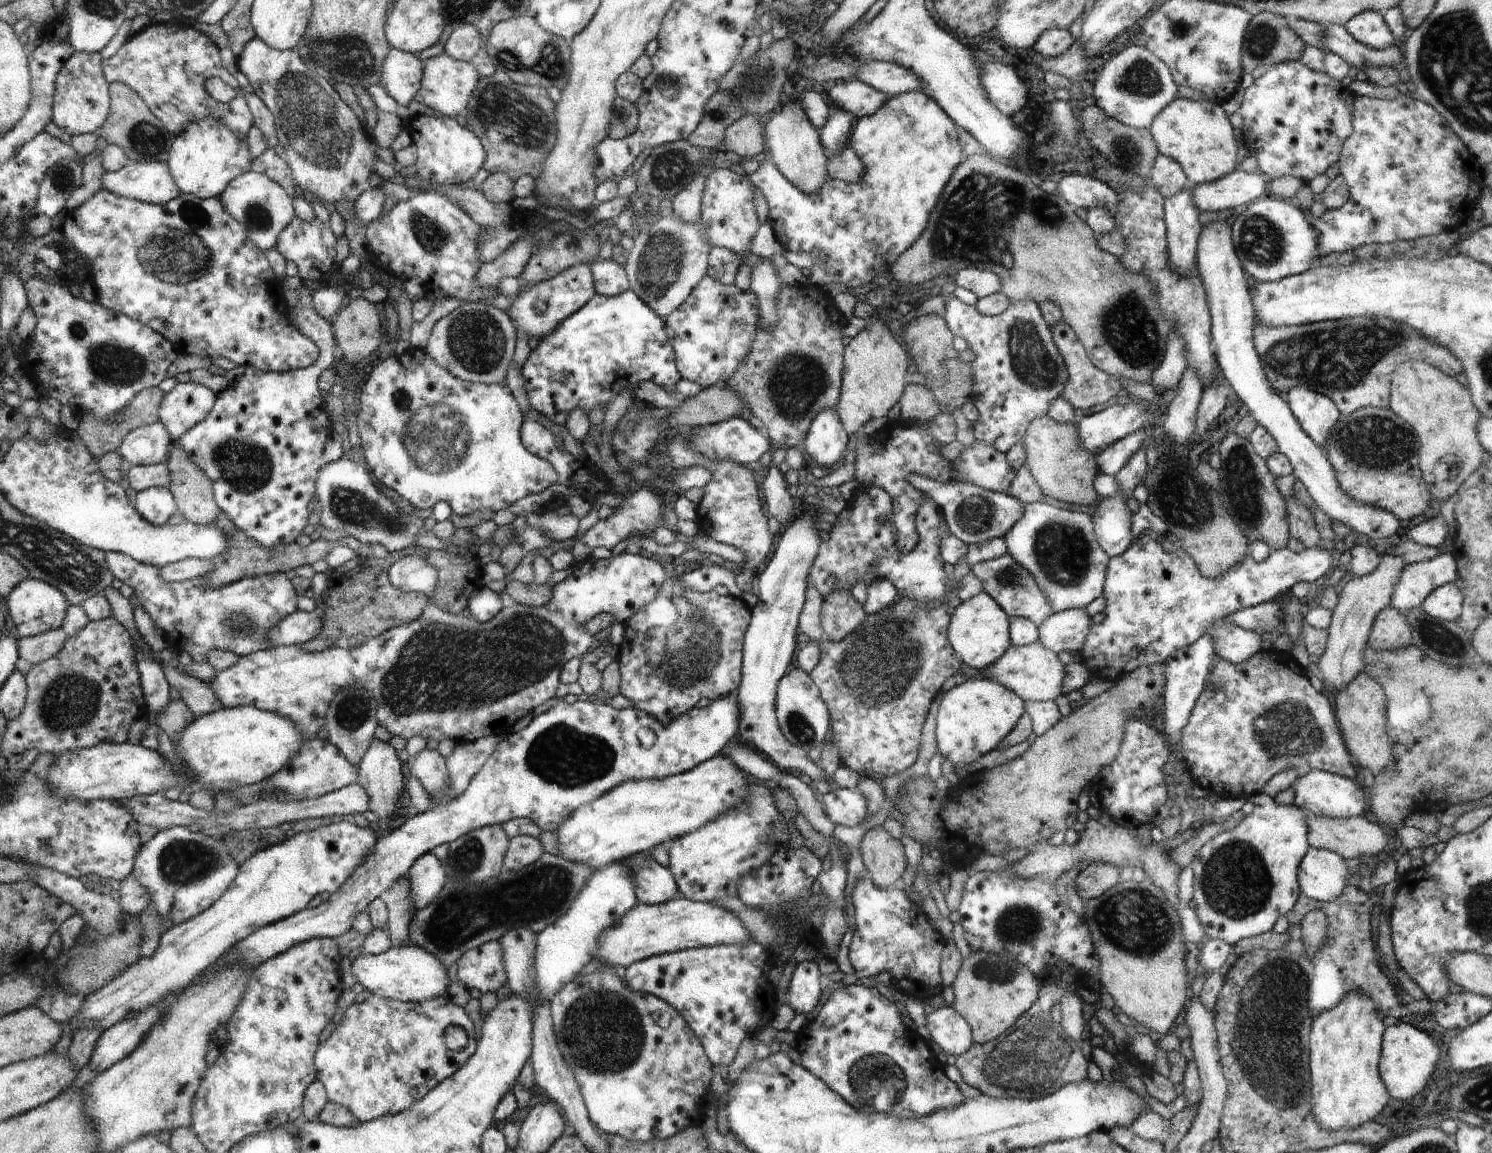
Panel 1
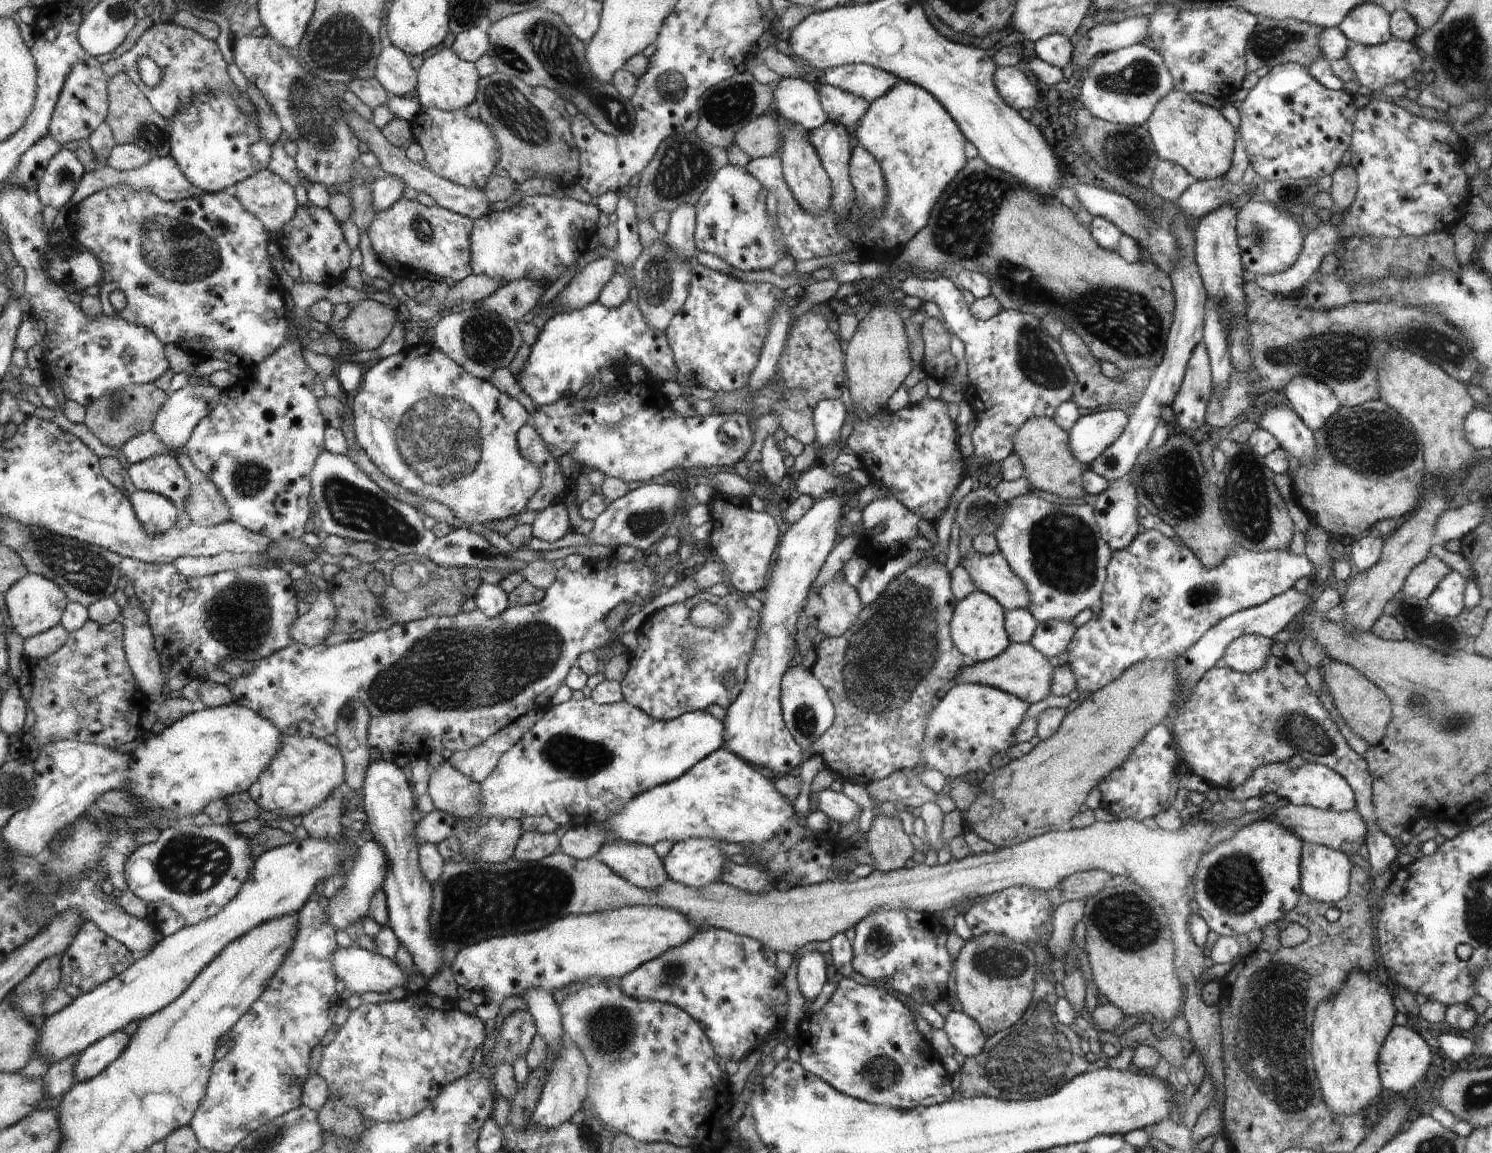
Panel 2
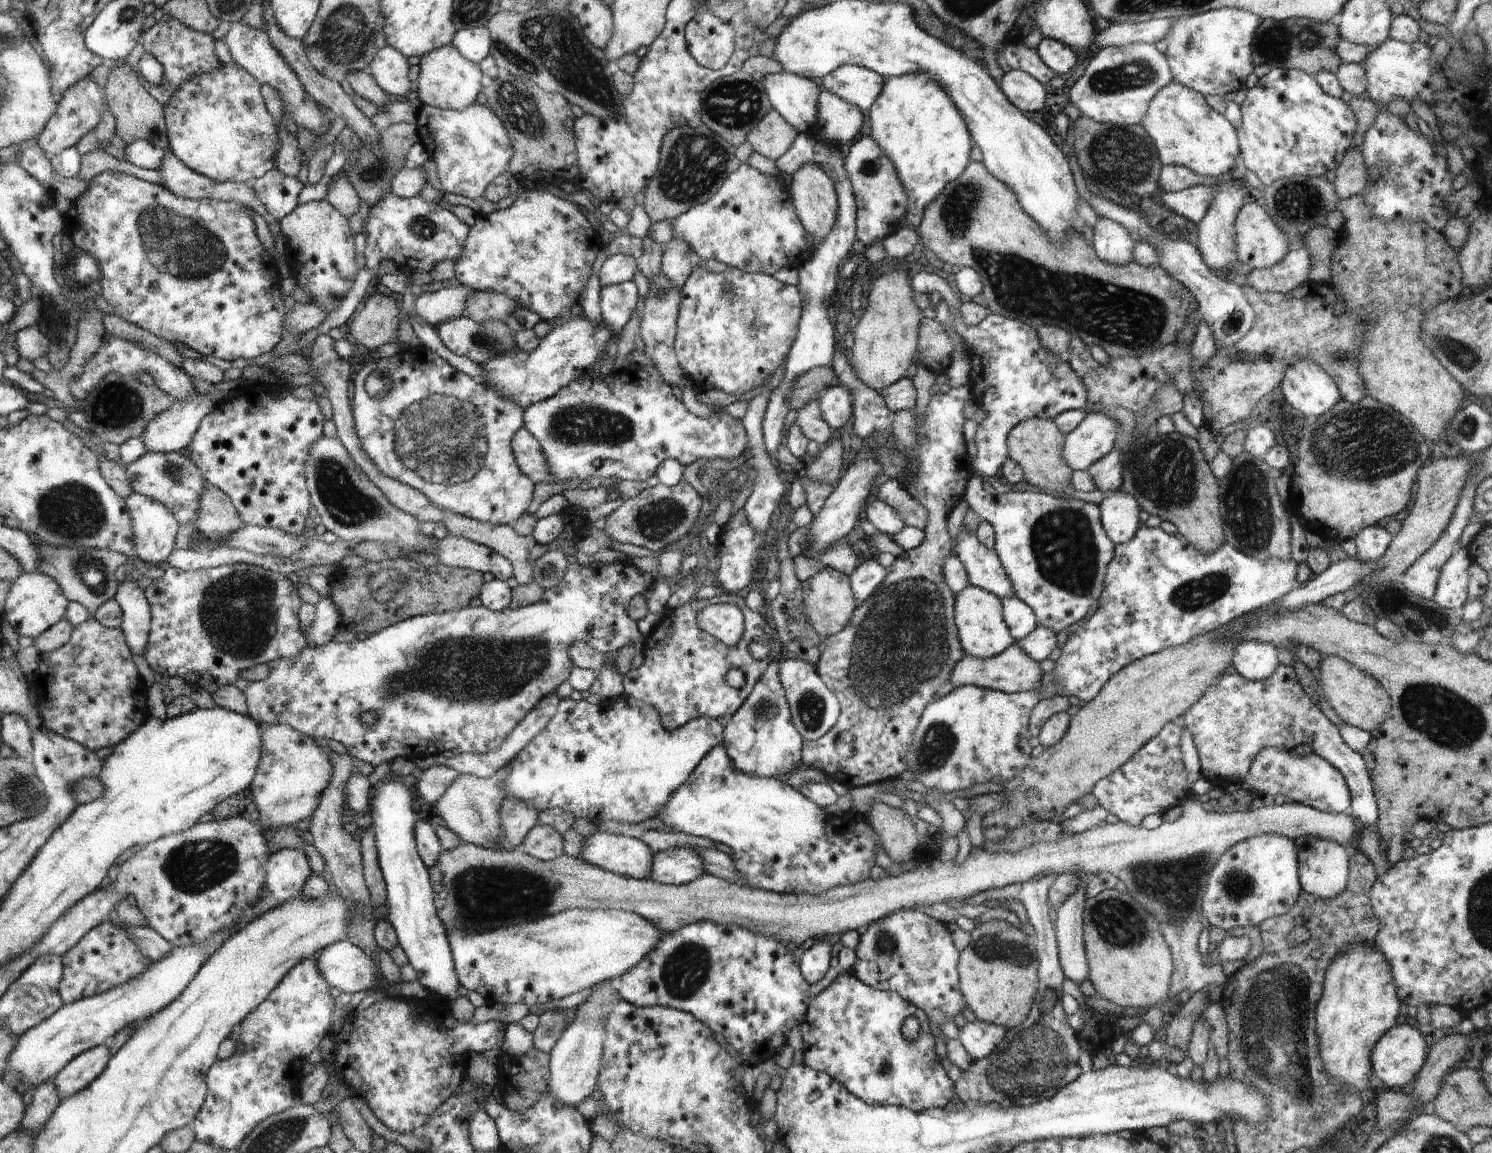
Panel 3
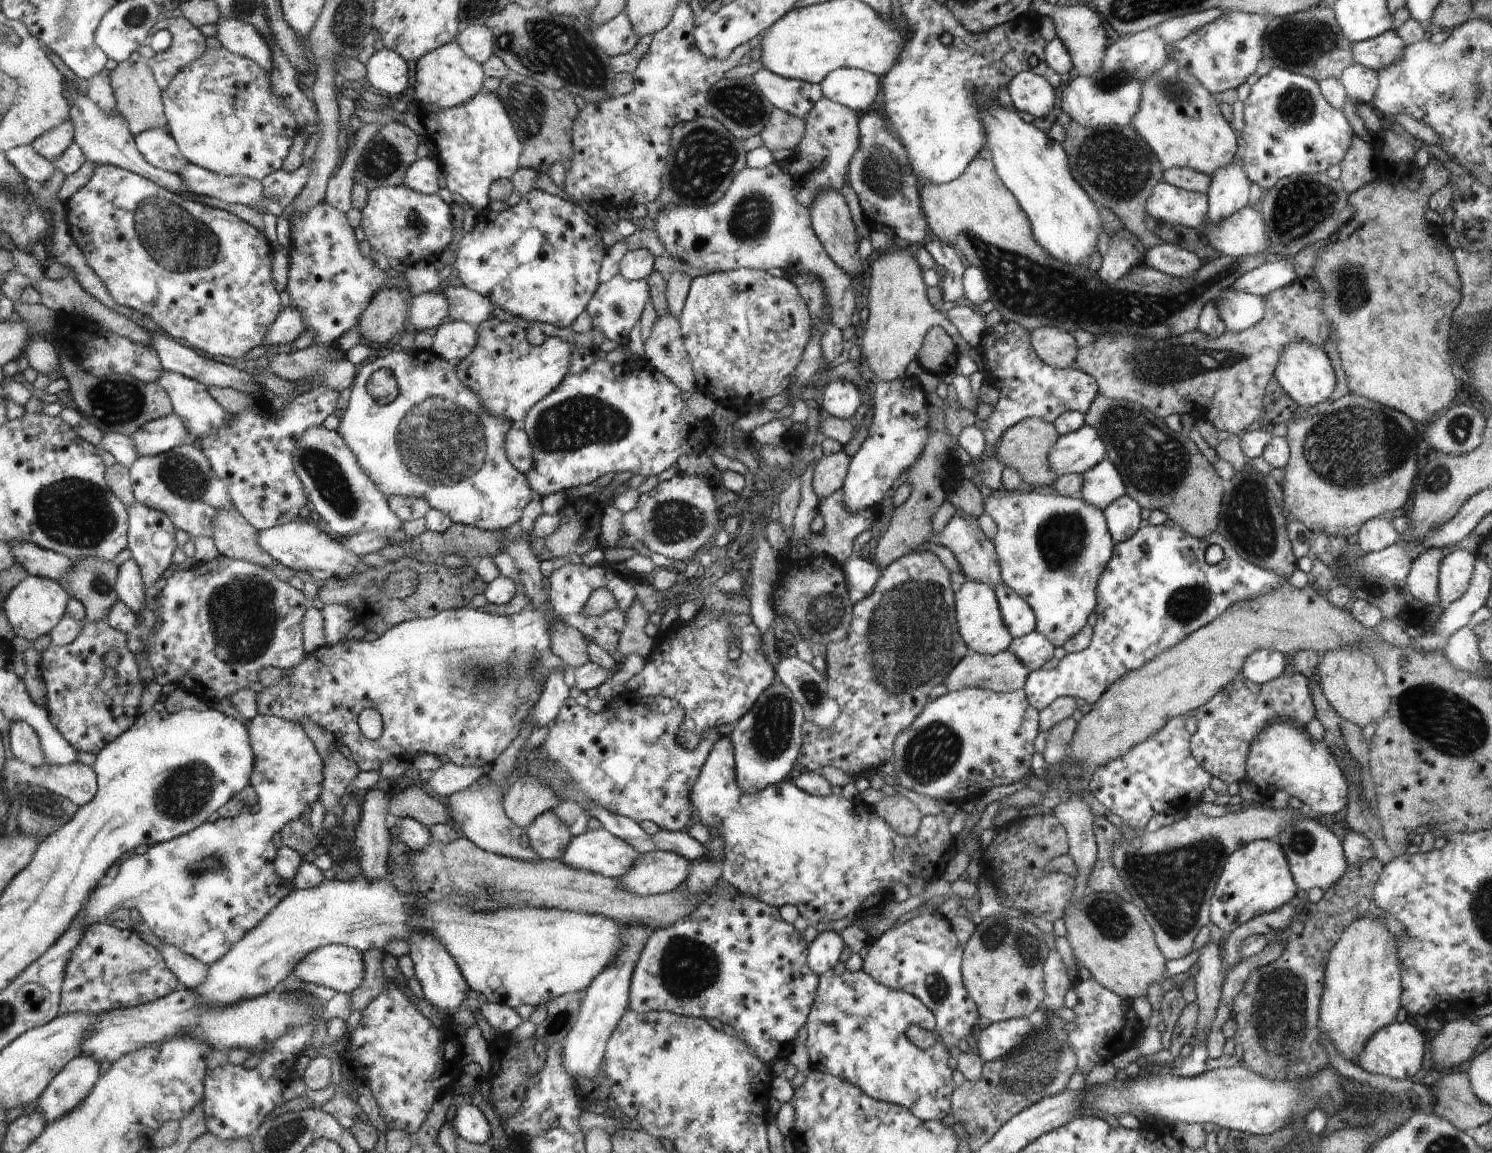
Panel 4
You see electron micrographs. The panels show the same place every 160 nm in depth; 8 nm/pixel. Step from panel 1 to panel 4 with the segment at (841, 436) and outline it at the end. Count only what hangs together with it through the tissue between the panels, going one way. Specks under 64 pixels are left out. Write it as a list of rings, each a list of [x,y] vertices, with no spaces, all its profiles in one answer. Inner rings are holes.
[[[832,380],[830,384],[824,386],[822,397],[822,405],[819,409],[840,420],[850,418],[860,406],[860,394],[852,381]]]

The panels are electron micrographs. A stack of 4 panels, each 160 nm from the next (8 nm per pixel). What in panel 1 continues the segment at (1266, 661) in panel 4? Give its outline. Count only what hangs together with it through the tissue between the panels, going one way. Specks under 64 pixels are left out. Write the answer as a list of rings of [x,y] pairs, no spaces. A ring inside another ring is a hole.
[[[1223,619],[1216,622],[1206,633],[1212,633],[1218,658],[1232,664],[1242,664],[1262,650],[1262,637],[1254,631],[1237,627]]]

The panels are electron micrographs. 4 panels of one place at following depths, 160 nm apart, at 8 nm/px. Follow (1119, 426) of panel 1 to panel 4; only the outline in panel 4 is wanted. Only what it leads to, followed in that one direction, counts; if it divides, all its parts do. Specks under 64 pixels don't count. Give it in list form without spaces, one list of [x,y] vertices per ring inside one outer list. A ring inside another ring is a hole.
[[[1087,426],[1076,430],[1075,432],[1066,434],[1060,438],[1051,450],[1051,466],[1058,477],[1066,474],[1080,474],[1084,475],[1088,470],[1096,467],[1102,460],[1107,457],[1107,445],[1100,437],[1098,430]]]

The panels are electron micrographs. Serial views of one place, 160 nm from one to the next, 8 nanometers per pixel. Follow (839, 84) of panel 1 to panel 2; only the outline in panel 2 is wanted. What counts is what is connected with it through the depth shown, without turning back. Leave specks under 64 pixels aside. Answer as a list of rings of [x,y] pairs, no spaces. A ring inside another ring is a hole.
[[[828,83],[821,87],[819,99],[827,117],[835,123],[840,123],[846,130],[854,128],[870,106],[869,102],[858,95],[844,92]]]

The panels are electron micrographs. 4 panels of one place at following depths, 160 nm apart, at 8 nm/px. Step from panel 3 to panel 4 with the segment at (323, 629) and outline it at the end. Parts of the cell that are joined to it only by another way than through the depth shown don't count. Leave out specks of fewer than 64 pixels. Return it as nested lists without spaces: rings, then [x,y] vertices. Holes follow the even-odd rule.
[[[324,604],[324,640],[326,645],[336,645],[346,636],[346,632],[358,624],[354,622],[354,609],[340,604]]]

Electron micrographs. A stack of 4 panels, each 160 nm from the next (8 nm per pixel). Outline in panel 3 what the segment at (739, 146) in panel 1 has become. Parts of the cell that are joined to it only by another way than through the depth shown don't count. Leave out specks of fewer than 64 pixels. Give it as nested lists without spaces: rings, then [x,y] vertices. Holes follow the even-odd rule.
[[[768,111],[762,120],[747,134],[753,150],[778,160],[792,148],[798,131],[779,112]]]

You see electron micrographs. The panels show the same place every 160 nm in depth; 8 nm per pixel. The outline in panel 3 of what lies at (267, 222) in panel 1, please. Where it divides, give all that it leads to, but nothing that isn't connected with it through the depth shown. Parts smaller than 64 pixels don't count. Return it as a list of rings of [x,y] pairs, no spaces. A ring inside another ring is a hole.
[[[277,168],[253,180],[252,188],[265,204],[267,212],[279,222],[298,205],[298,195],[304,188],[298,177],[289,177]]]

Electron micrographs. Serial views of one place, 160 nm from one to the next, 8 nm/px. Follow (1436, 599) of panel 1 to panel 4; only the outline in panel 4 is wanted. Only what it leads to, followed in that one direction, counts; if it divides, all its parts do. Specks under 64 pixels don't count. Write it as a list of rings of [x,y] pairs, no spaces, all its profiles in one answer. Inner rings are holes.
[[[1452,547],[1440,564],[1438,598],[1442,606],[1450,605],[1464,596],[1468,589],[1476,558],[1466,550]]]

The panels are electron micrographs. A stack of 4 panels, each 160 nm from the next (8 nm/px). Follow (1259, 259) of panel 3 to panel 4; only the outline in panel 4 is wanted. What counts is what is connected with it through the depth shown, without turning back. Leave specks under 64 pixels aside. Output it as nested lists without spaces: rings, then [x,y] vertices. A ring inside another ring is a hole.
[[[1246,206],[1216,226],[1201,229],[1208,241],[1222,255],[1250,258],[1268,248],[1268,232],[1262,216],[1254,208]]]

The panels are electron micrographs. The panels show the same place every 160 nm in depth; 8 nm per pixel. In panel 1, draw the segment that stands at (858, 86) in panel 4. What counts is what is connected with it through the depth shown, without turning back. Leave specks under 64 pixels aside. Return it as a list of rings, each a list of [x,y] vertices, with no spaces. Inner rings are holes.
[[[872,61],[860,65],[855,72],[857,80],[866,83],[870,88],[893,97],[910,91],[927,94],[923,81],[915,72],[906,67],[886,61]]]

